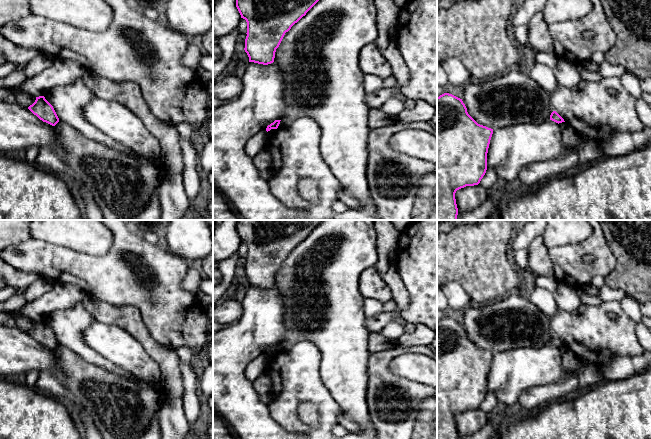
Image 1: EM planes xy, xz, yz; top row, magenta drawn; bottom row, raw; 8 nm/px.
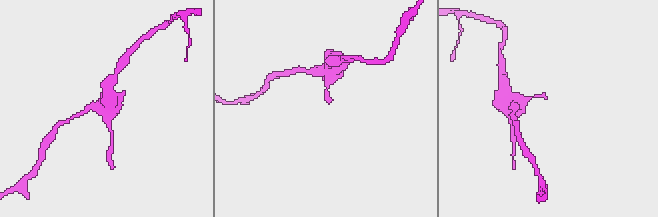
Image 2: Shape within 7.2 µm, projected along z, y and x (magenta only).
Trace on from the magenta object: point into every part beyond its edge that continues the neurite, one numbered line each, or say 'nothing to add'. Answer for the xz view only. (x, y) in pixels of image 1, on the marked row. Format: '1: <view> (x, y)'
nothing to add

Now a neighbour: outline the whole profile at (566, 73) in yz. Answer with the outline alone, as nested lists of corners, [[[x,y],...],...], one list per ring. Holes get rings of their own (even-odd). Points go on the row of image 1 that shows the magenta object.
[[[559,59],[553,68],[558,85],[572,88],[581,82],[581,77],[577,70],[577,64],[565,59]]]

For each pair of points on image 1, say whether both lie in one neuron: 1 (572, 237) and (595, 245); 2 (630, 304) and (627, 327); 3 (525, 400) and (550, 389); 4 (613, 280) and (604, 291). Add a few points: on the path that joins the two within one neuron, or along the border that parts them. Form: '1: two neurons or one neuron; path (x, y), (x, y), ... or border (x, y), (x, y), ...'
1: two neurons; border (593, 230), (584, 240), (578, 243), (560, 246)
2: two neurons; border (619, 301), (623, 311), (636, 324), (638, 338)
3: one neuron; path (531, 400), (544, 395)
4: two neurons; border (606, 283), (613, 288), (622, 289), (627, 295)

